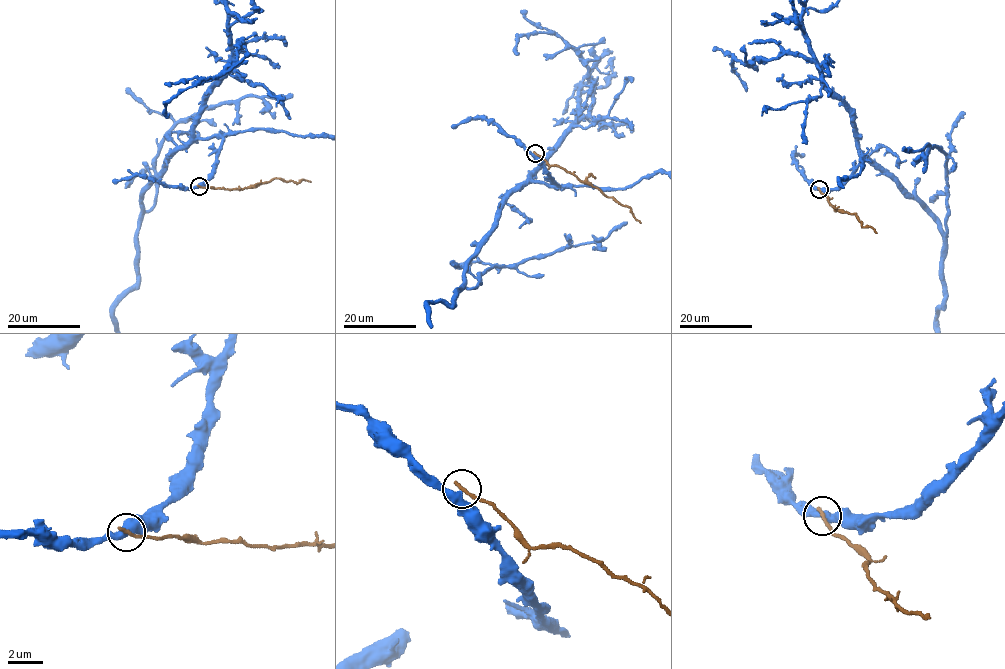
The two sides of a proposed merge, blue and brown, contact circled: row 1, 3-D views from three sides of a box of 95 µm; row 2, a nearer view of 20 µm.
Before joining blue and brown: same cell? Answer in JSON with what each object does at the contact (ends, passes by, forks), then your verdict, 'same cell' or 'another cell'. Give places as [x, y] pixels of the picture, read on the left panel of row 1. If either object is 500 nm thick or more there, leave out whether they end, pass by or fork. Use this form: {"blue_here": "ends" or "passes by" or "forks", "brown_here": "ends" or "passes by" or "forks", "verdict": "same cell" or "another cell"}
{"blue_here": "passes by", "brown_here": "ends", "verdict": "another cell"}

